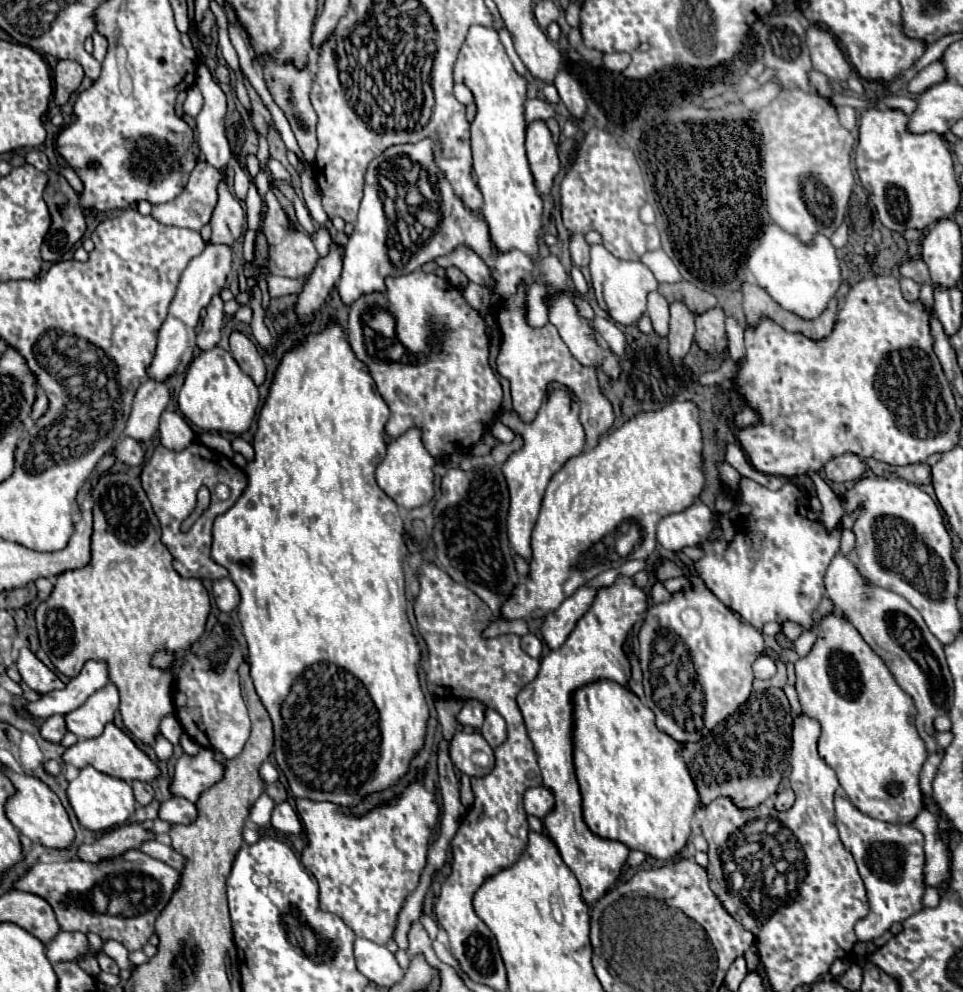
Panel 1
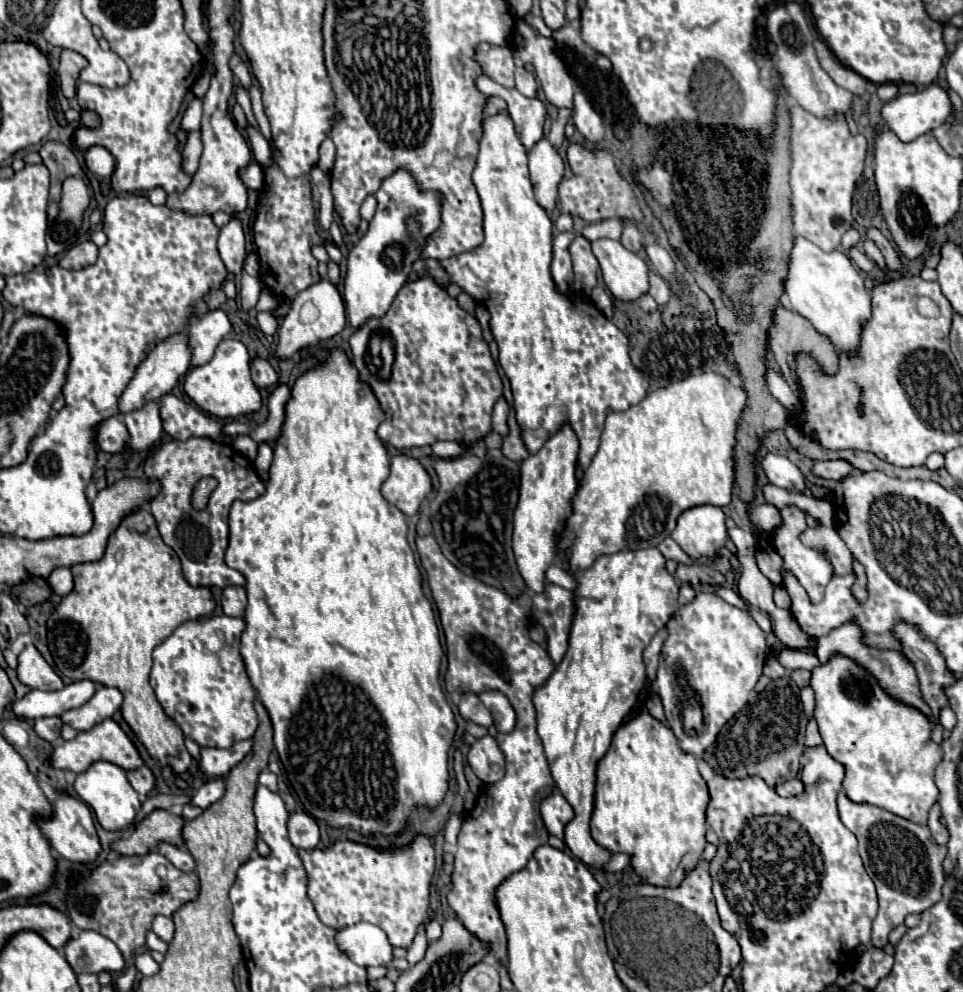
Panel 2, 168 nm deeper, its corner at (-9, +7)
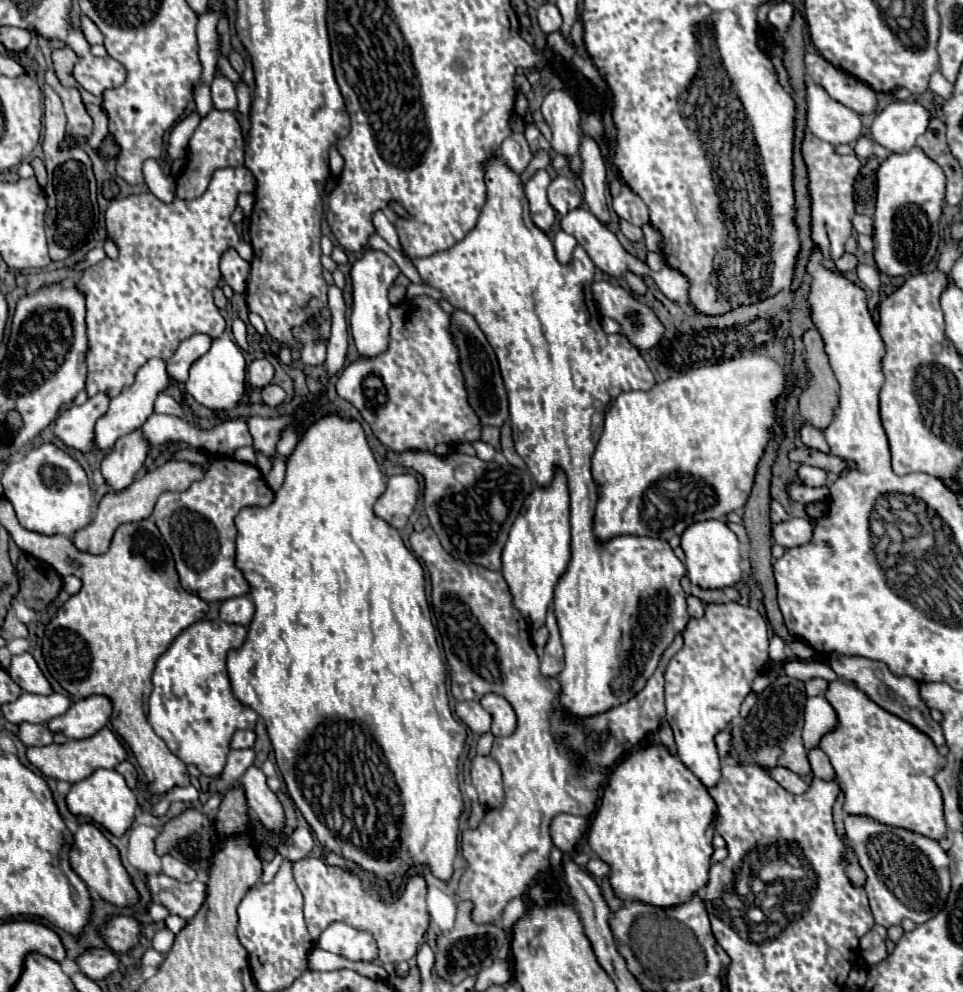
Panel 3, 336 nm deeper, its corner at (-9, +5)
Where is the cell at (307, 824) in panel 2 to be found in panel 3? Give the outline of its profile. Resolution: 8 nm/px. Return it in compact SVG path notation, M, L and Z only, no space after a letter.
M298 827L292 837L288 839L288 849L286 849L286 859L288 861L300 861L304 857L310 855L312 851L312 845L314 845L314 839L312 839L312 833L304 827Z

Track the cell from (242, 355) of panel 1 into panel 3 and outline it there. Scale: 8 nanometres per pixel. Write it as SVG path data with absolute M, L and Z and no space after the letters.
M266 385L266 387L262 387L262 399L268 407L278 407L280 403L284 403L286 393L278 385Z

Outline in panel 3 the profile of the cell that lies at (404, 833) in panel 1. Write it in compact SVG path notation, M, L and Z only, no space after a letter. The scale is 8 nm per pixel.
M306 857L292 865L294 881L304 895L304 919L308 929L326 929L334 919L352 925L354 929L368 931L374 935L378 947L378 959L386 963L410 961L418 943L428 929L428 913L426 913L426 883L422 877L414 875L400 897L394 901L380 901L374 889L366 889L364 883L338 867L324 865L322 859Z

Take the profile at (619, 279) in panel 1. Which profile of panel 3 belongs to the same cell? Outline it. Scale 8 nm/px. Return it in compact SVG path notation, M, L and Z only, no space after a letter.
M578 207L578 209L570 211L566 217L560 219L560 227L562 227L568 235L574 235L574 239L584 247L584 251L586 251L588 257L594 261L594 265L596 265L598 269L602 269L604 273L610 273L610 275L616 275L616 277L622 275L622 273L626 273L628 269L634 271L636 275L648 275L648 273L650 273L648 265L646 265L644 261L632 257L630 253L626 253L624 247L618 243L616 235L614 235L608 227L604 227L588 209Z

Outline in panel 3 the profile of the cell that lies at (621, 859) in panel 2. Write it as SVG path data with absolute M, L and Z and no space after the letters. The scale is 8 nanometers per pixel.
M590 855L590 861L586 863L586 871L594 877L606 877L610 873L608 865L604 861L600 861L596 855Z

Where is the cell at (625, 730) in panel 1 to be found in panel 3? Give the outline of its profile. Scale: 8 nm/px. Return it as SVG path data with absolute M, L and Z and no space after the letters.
M652 745L630 753L612 769L590 825L588 845L598 859L608 863L610 885L618 899L670 909L690 901L694 893L708 885L710 857L714 853L714 819L716 803L704 785L700 785L700 781L682 765L678 757L670 755L662 745Z

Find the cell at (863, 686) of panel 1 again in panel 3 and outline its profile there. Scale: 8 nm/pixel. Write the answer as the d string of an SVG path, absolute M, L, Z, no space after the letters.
M832 681L826 699L836 709L838 729L824 735L820 749L832 761L840 789L846 795L844 811L848 815L864 815L872 821L902 827L924 837L940 841L946 837L946 821L942 811L942 795L934 783L934 775L946 765L932 741L916 727L884 713L858 687Z

